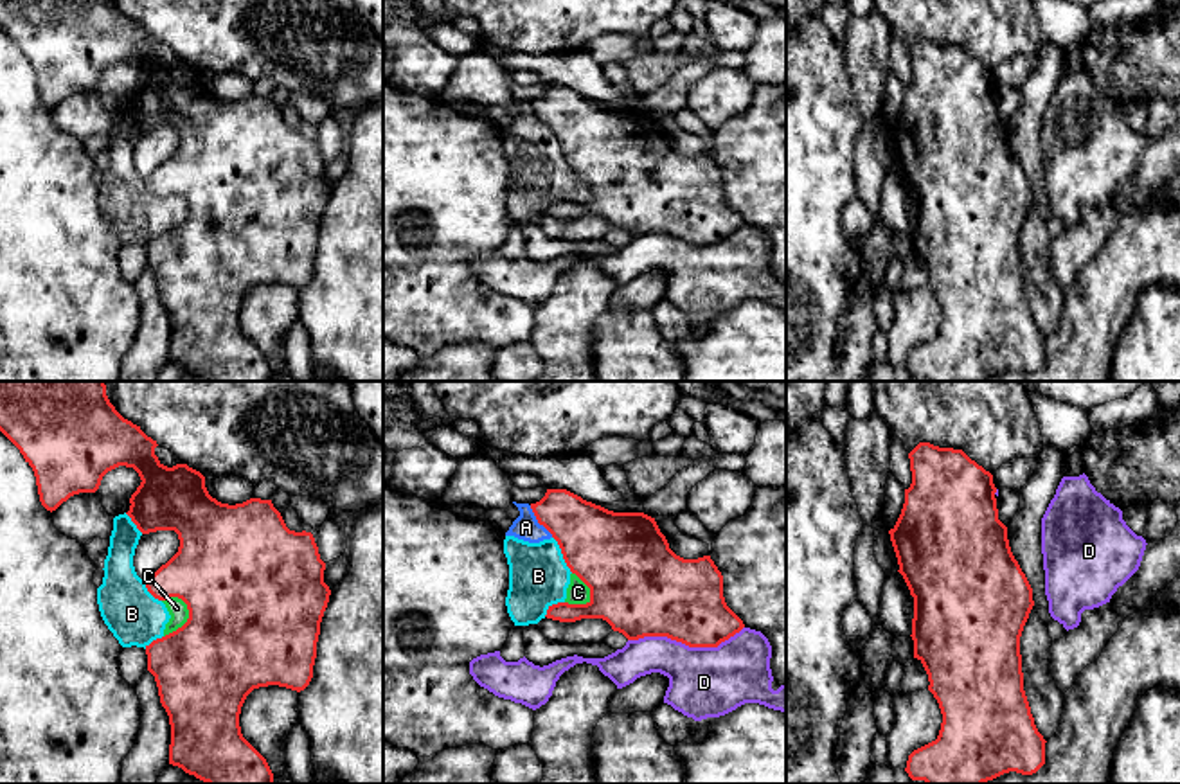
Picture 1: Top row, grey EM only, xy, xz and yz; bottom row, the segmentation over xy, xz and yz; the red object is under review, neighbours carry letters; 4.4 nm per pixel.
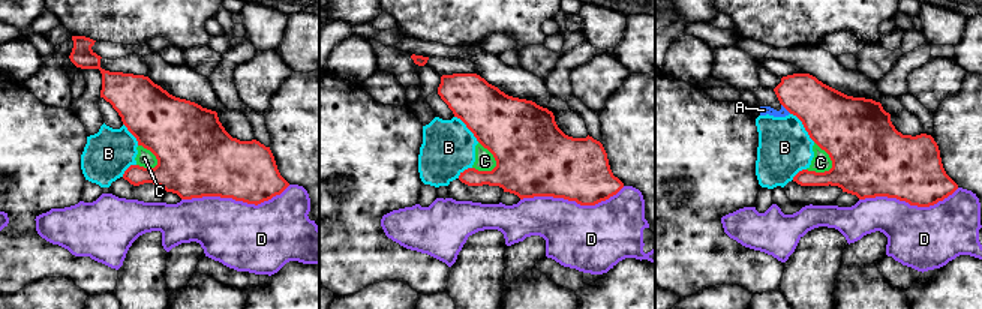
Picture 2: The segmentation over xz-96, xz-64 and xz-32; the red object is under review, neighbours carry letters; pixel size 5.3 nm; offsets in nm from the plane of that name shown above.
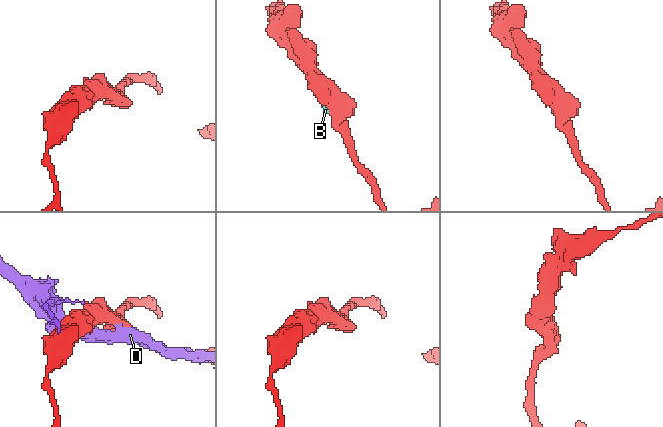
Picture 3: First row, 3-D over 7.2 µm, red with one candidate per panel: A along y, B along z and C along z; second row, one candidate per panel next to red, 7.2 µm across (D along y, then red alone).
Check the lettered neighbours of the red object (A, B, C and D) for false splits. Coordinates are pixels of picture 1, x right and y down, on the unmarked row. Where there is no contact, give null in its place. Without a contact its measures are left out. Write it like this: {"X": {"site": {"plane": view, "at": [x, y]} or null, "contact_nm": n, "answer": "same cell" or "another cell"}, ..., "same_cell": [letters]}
{"A": {"site": {"plane": "xz", "at": [538, 119]}, "contact_nm": 180, "answer": "another cell"}, "B": {"site": {"plane": "xz", "at": [562, 150]}, "contact_nm": 190, "answer": "another cell"}, "C": {"site": {"plane": "xy", "at": [187, 216]}, "contact_nm": 200, "answer": "another cell"}, "D": {"site": {"plane": "xz", "at": [686, 241]}, "contact_nm": 500, "answer": "another cell"}, "same_cell": []}

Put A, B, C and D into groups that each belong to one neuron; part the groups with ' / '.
A B C / D

